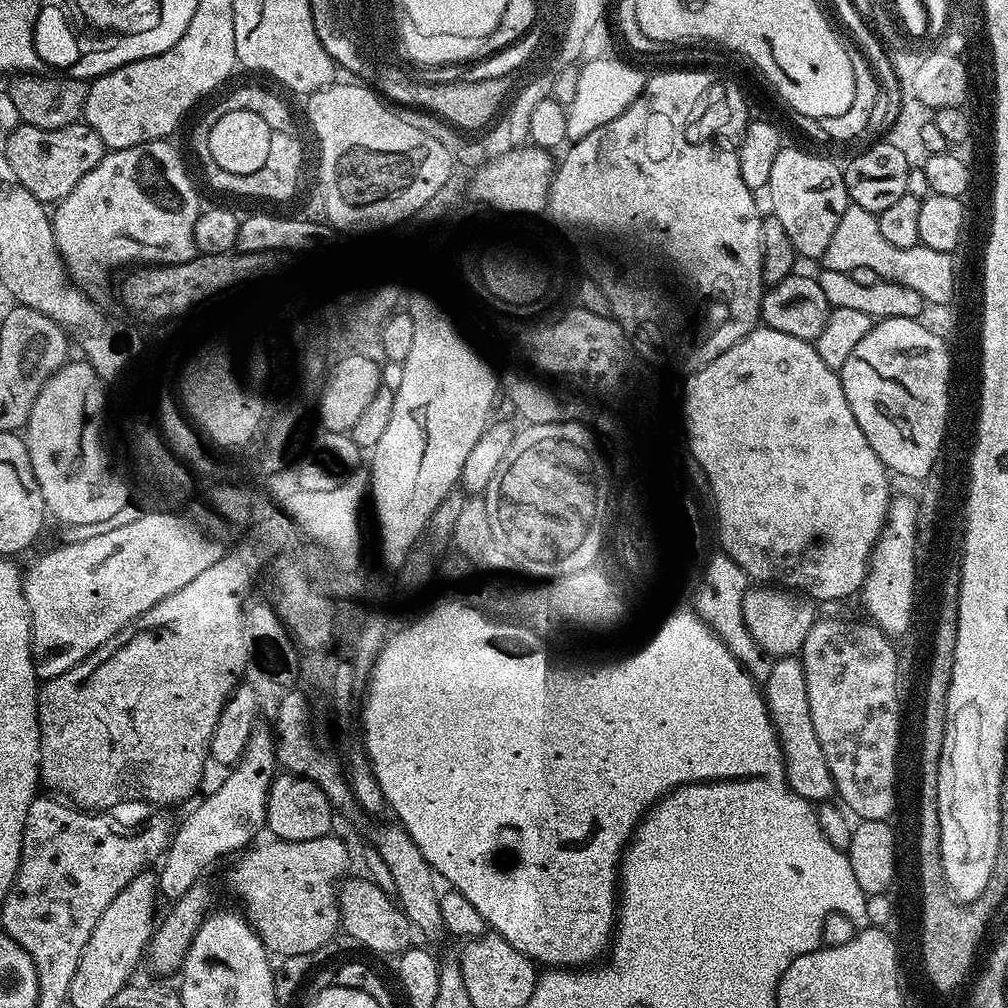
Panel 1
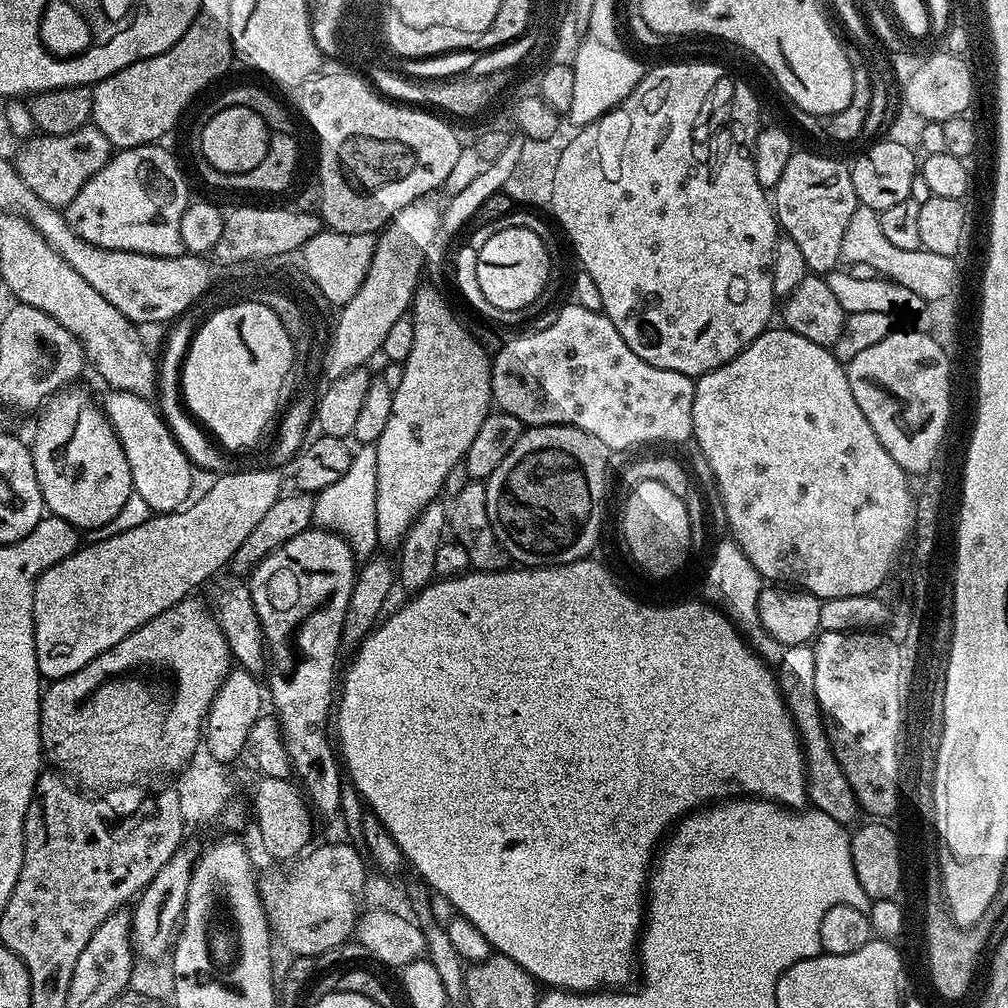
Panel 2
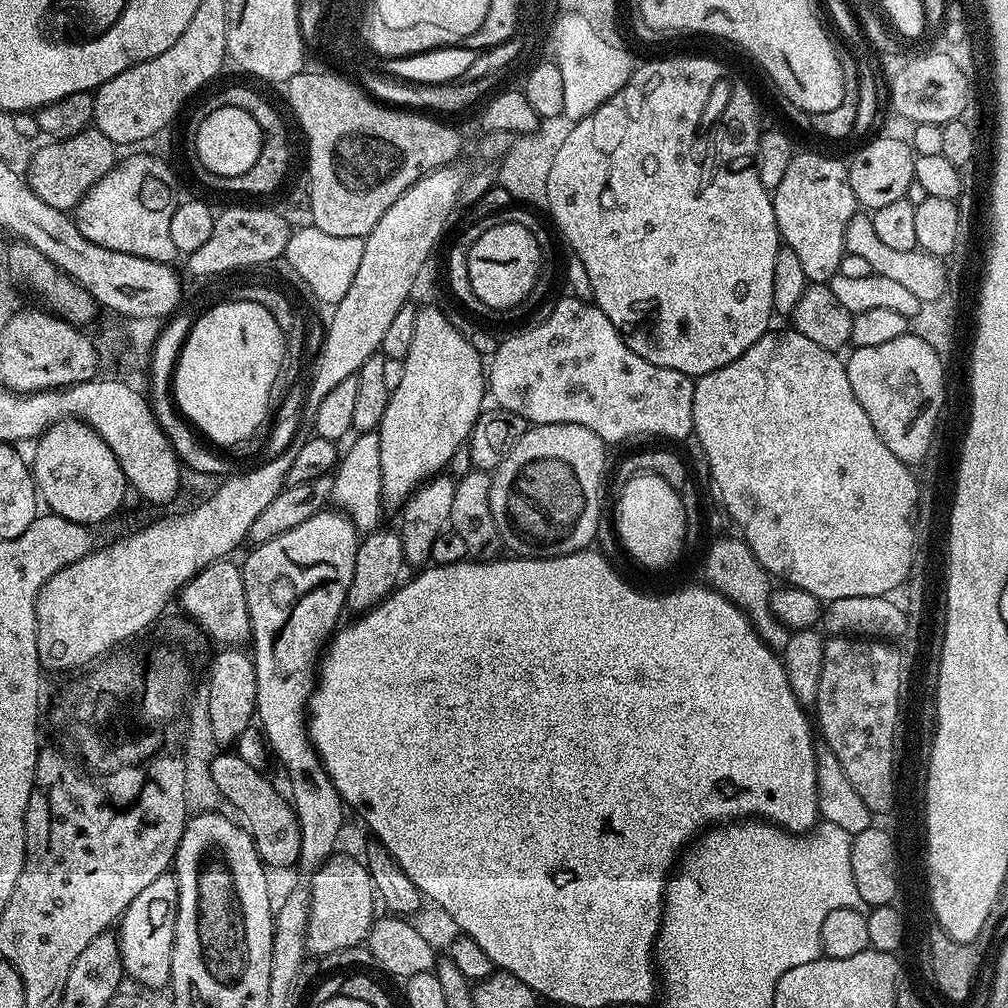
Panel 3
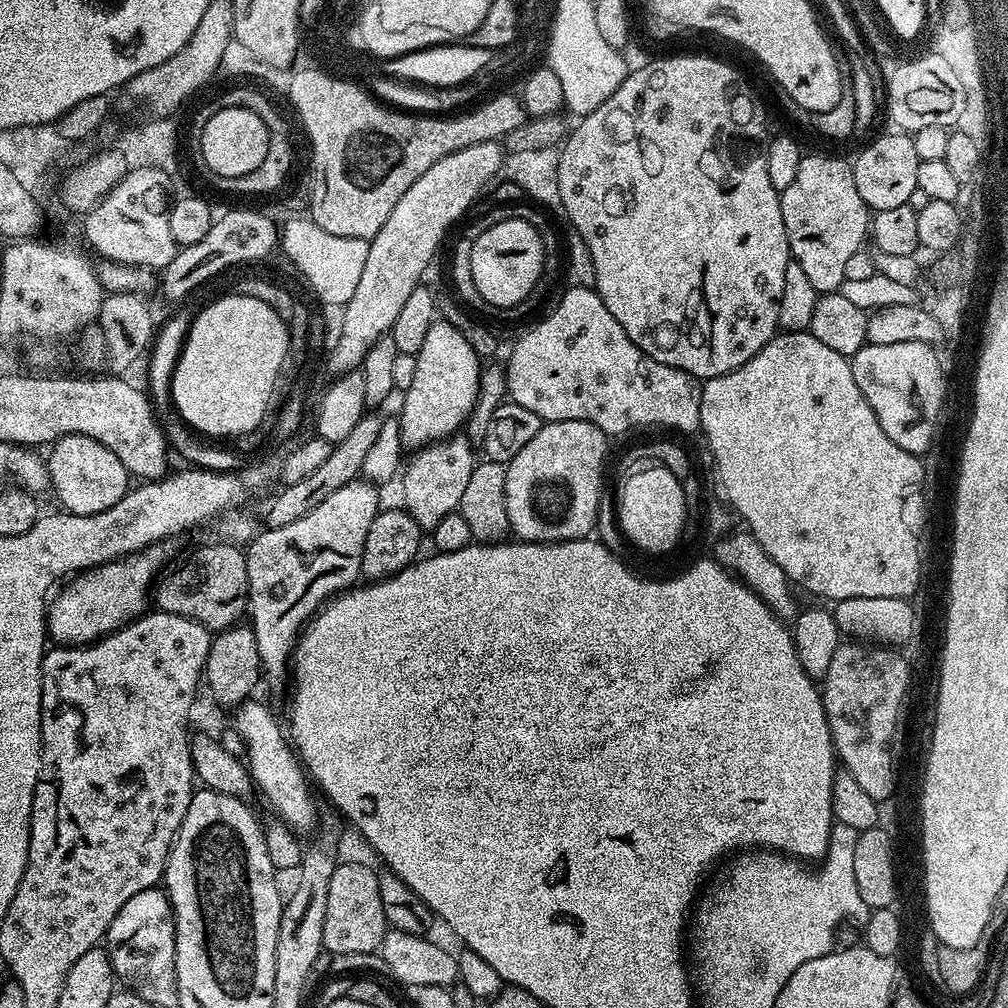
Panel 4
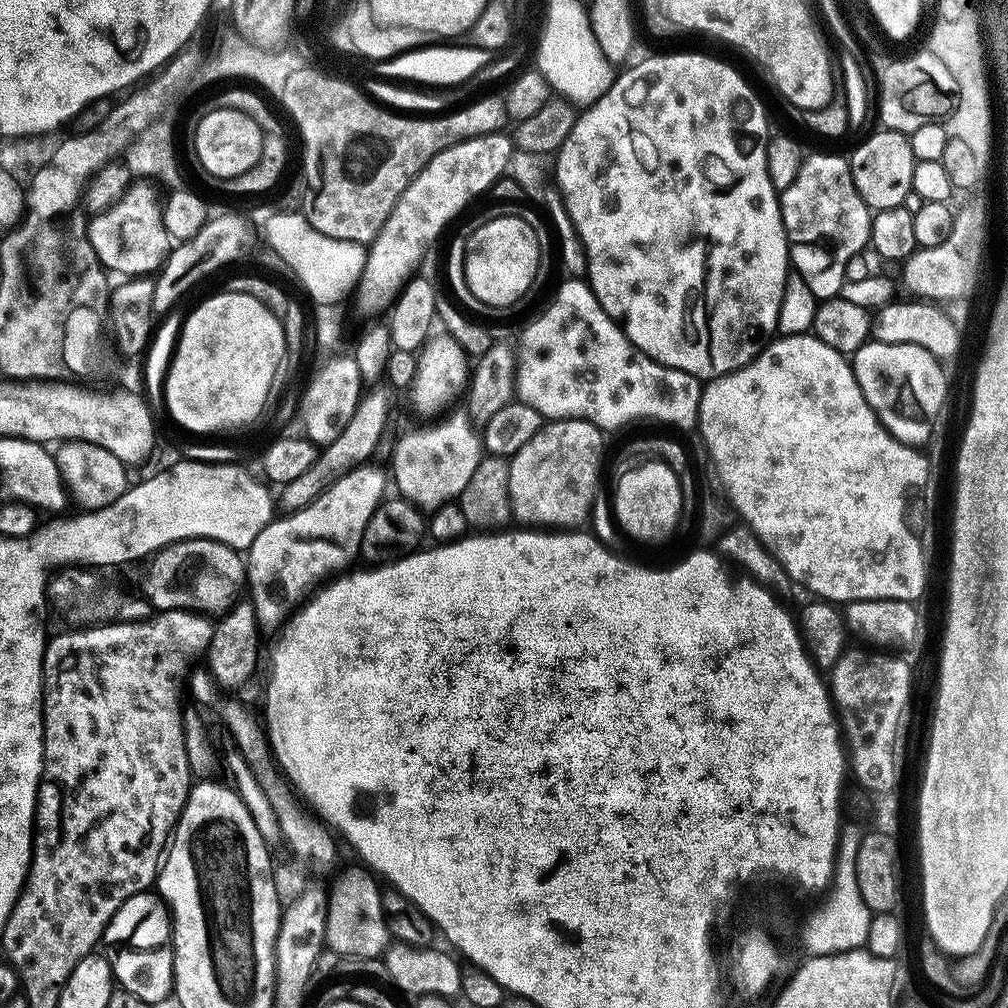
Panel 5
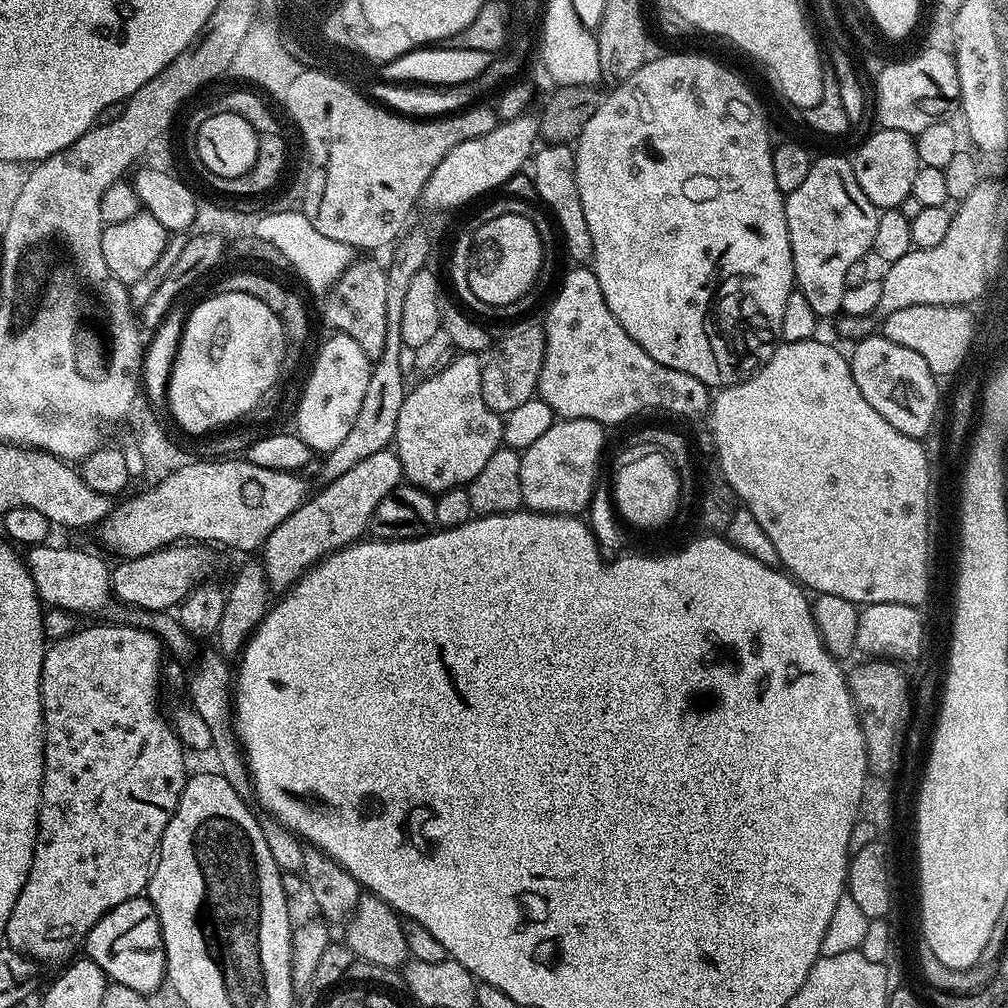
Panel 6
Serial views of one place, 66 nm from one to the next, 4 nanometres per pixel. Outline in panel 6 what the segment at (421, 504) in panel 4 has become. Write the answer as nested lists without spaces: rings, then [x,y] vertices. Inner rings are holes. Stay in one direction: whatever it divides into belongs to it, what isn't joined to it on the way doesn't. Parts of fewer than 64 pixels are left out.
[[[475,352],[453,356],[452,361],[449,359],[436,370],[441,372],[426,377],[417,388],[407,389],[394,439],[394,451],[404,471],[404,480],[433,494],[467,486],[478,470],[486,466],[490,454],[502,446],[501,413],[490,410],[490,406],[482,402],[481,357]]]

